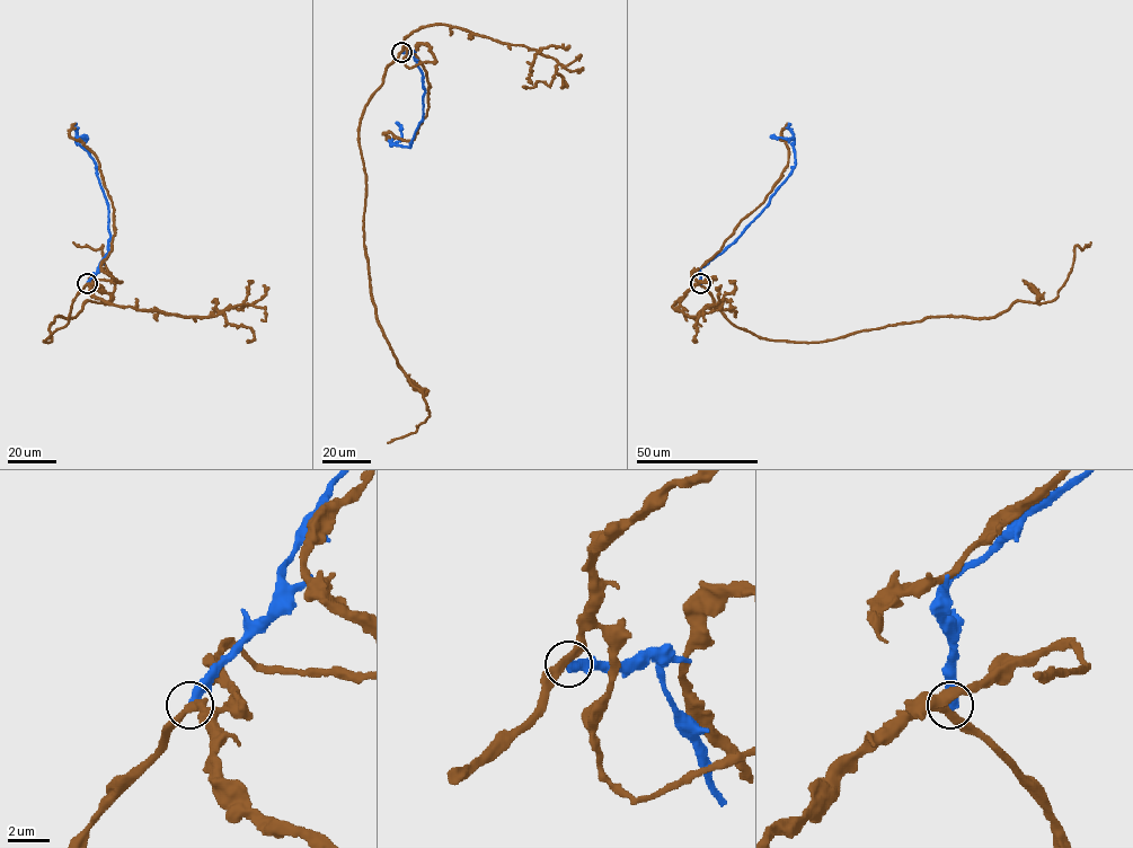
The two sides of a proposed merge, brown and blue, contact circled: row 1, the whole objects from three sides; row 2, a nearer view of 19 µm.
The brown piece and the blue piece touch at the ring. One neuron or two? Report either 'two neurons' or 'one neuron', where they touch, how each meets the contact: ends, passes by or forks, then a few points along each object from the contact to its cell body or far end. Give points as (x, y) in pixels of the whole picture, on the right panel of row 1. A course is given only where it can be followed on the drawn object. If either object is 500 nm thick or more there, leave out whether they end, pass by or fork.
two neurons | (700, 283) | brown passes by | blue ends | brown via (700, 283), (737, 327), (817, 343), (1053, 300), (1074, 247), (1090, 241) | blue via (700, 283), (700, 270), (738, 237), (795, 165), (794, 140), (770, 135)

